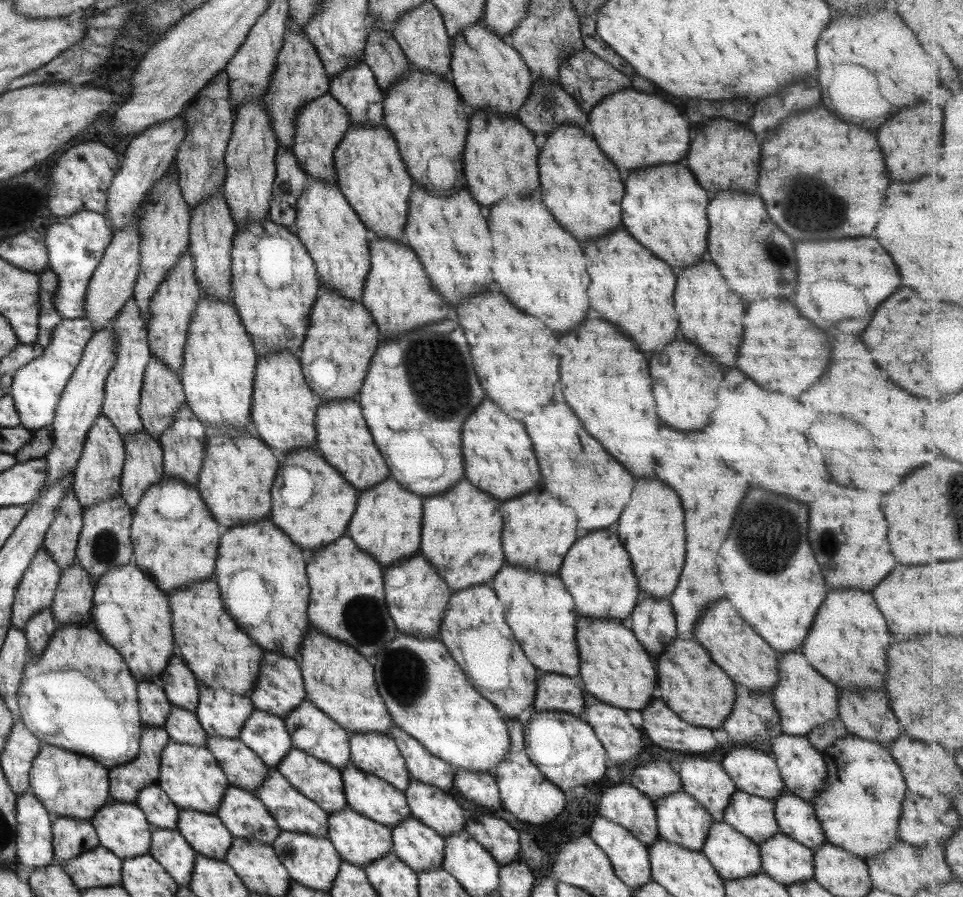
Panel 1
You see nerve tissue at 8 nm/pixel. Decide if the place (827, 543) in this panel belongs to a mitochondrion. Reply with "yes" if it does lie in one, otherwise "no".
yes

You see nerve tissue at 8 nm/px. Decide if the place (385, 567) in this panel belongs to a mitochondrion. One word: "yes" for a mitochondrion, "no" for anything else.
no

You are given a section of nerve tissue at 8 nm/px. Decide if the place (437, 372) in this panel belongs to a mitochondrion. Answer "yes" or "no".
yes

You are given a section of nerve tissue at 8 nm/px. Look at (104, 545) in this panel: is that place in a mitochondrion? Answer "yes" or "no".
yes

